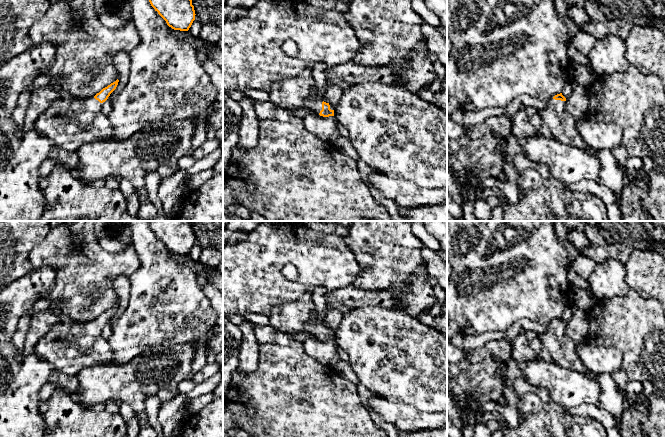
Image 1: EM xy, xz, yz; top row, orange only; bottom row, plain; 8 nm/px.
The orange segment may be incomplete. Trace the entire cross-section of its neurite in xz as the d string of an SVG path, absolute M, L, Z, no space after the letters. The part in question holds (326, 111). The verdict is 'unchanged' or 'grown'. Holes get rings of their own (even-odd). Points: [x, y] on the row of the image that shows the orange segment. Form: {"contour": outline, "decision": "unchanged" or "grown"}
{"contour": "M307 70L297 78L273 82L268 91L269 101L289 111L306 109L323 117L334 116L334 110L330 109L329 103L313 95L315 86L312 72Z", "decision": "grown"}

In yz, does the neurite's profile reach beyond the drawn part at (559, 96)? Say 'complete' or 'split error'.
split error

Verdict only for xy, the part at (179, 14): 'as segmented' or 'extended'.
as segmented

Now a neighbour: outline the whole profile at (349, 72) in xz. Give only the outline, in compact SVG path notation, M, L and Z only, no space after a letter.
M353 61L335 65L326 70L327 78L338 78L351 85L364 82L393 84L395 68L393 66L362 66Z

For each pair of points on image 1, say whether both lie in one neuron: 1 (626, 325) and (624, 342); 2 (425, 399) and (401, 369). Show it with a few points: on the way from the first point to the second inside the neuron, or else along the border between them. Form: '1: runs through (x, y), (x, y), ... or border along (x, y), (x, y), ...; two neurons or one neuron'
1: runs through (626, 329), (626, 338); one neuron
2: runs through (424, 392), (408, 376); one neuron

